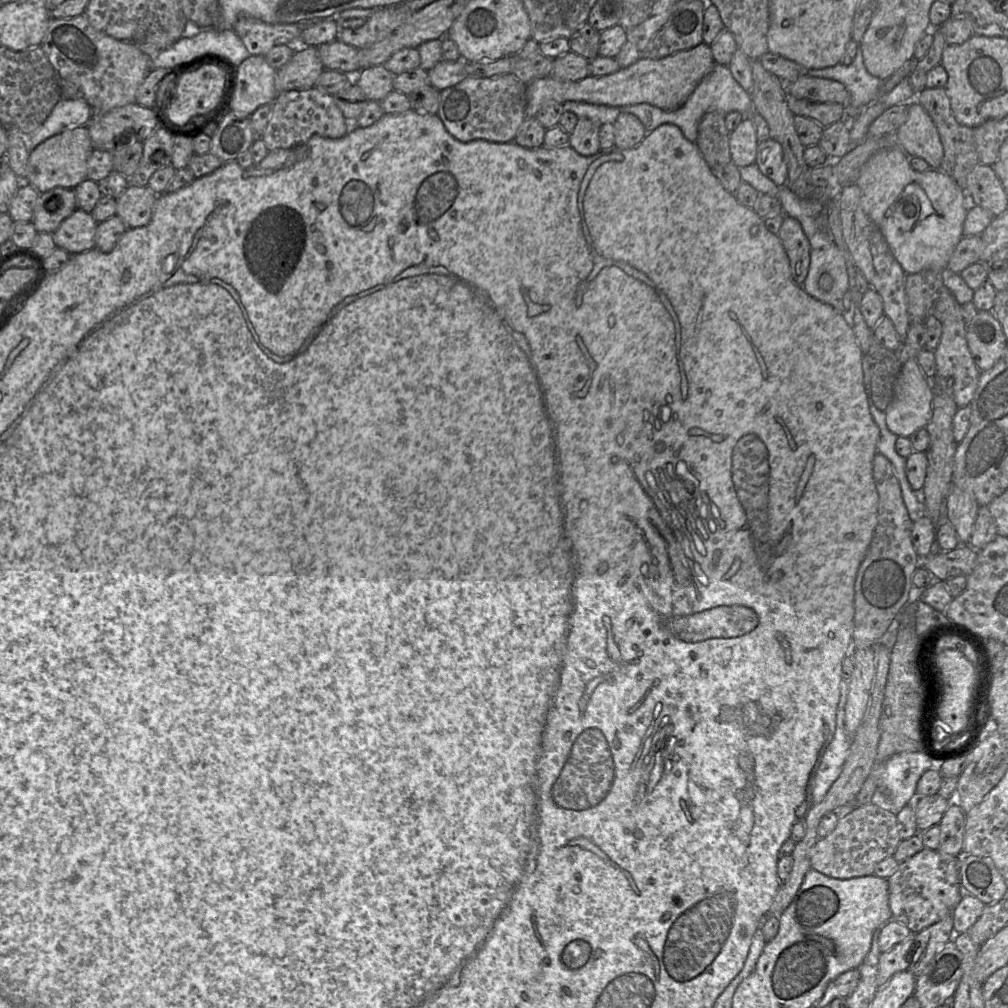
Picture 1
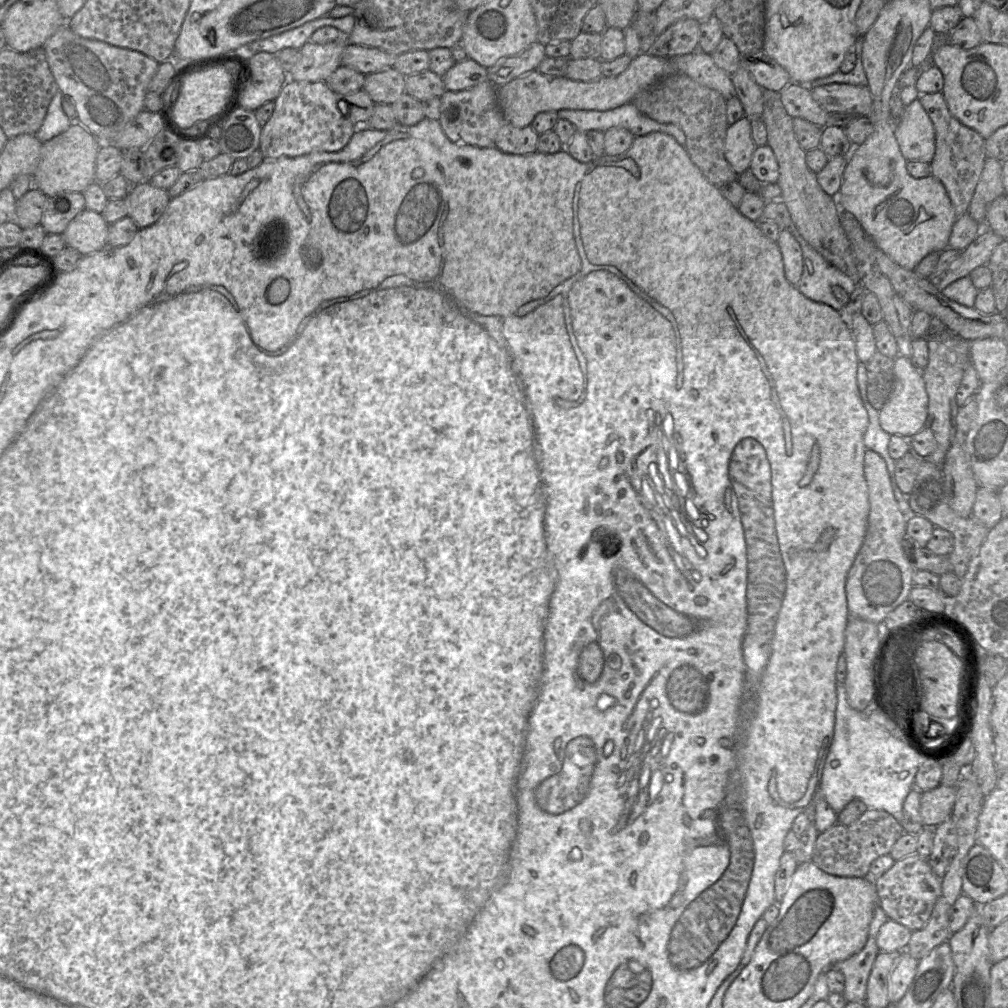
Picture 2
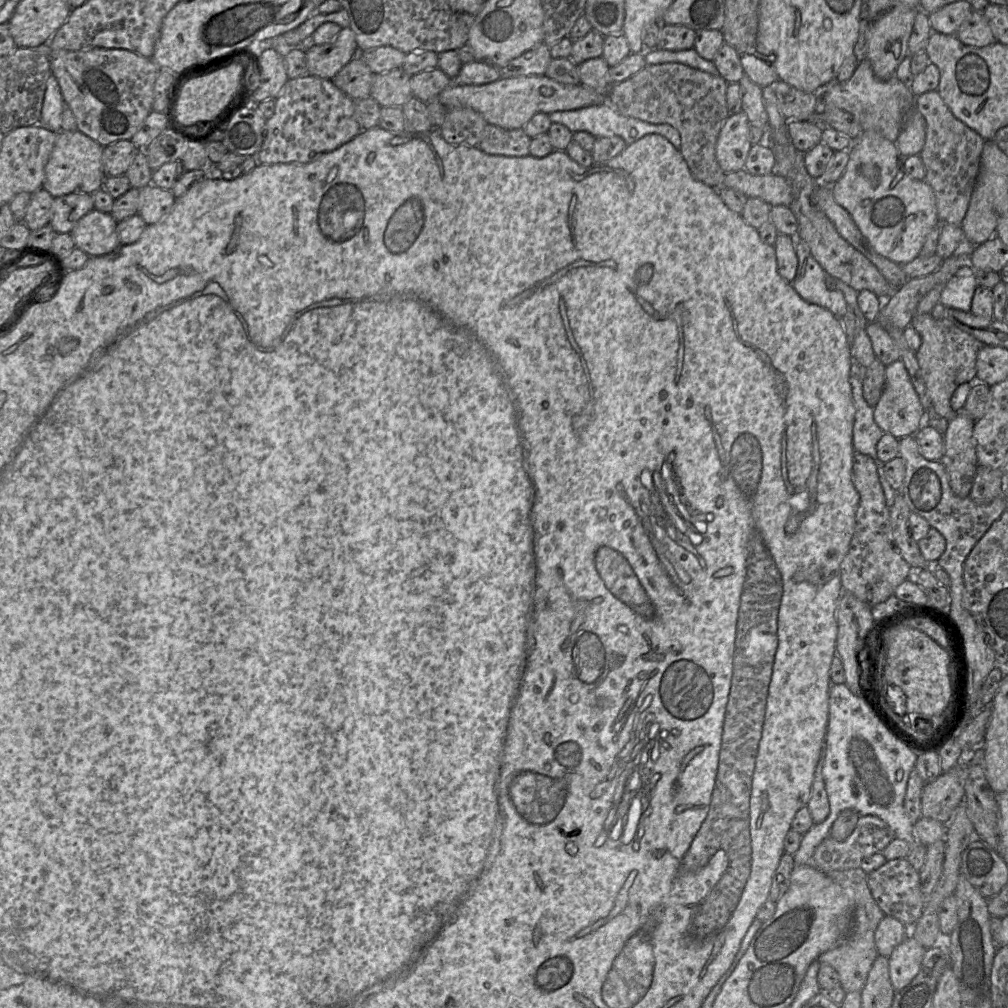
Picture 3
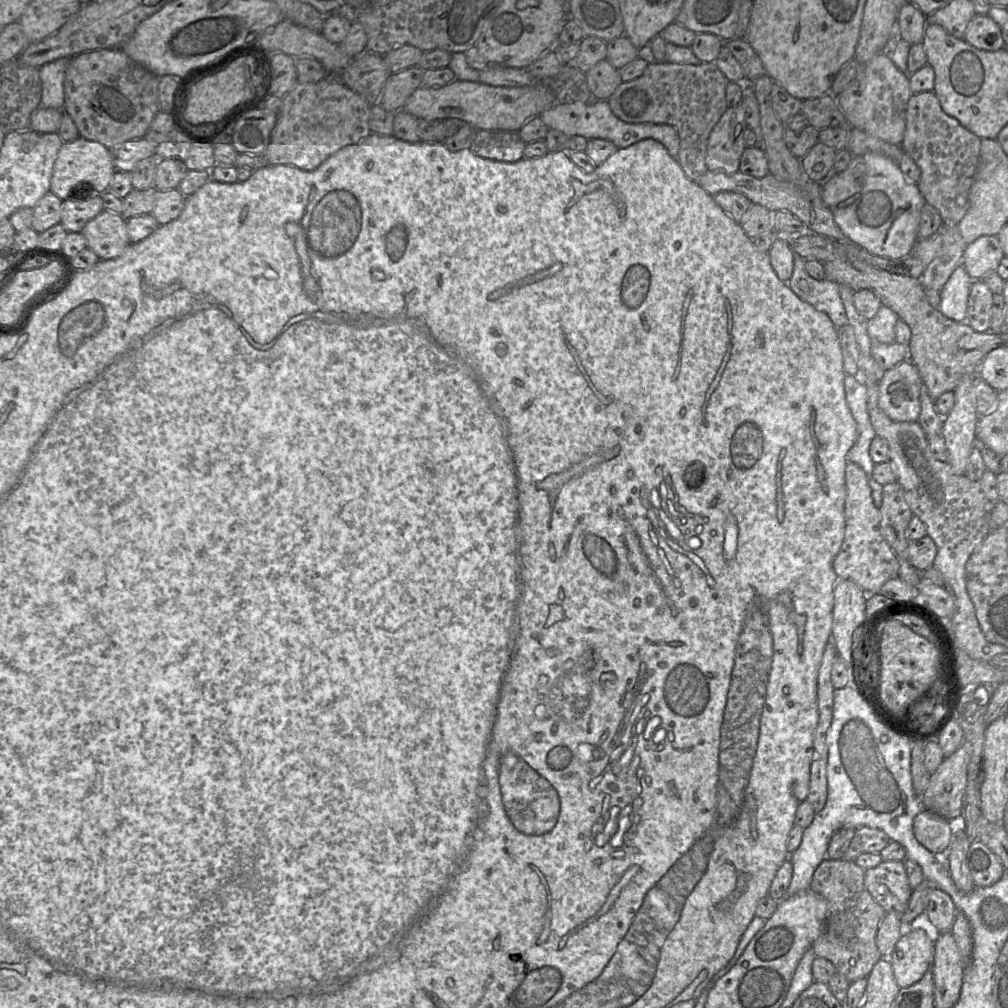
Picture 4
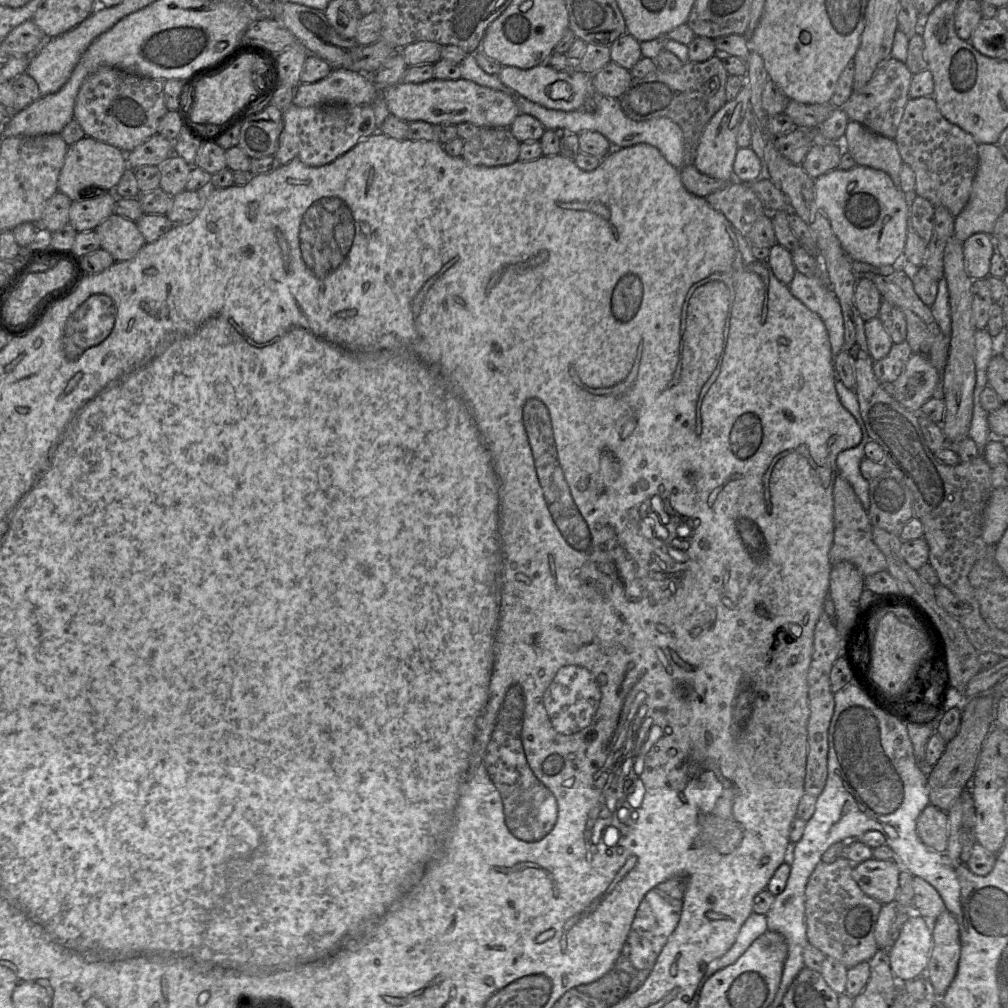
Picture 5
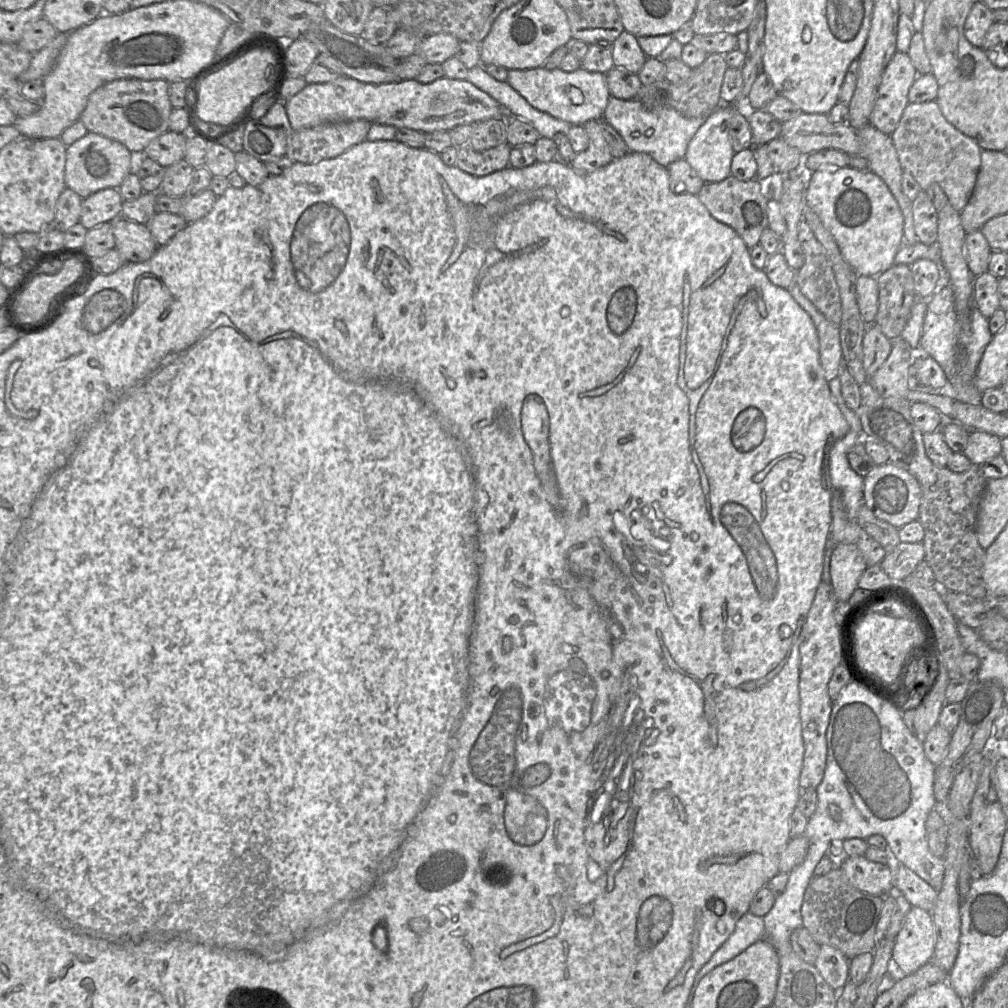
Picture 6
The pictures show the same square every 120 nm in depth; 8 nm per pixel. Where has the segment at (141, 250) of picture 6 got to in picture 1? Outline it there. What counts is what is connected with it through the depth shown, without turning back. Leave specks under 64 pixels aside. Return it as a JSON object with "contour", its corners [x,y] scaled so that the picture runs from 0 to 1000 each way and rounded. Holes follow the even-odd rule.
{"contour":[[[74,207],[52,231],[57,245],[68,252],[76,252],[94,245],[97,220],[90,210]]]}

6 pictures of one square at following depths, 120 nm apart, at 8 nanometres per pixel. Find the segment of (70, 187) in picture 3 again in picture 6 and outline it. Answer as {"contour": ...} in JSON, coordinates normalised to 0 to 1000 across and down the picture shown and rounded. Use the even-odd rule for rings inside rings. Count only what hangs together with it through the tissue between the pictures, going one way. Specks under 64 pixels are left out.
{"contour":[[[87,131],[65,148],[64,183],[81,196],[105,187],[118,187],[124,176],[134,171],[135,155],[123,143]]]}

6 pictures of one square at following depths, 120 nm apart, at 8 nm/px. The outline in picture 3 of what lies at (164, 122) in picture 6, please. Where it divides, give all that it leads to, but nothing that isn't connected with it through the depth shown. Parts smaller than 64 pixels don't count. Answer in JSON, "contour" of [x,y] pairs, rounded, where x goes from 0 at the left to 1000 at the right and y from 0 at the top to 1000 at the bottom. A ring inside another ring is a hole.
{"contour":[[[98,47],[51,51],[49,58],[51,71],[58,80],[63,99],[73,113],[76,129],[102,146],[118,139],[130,139],[151,110],[153,83],[158,70],[153,61],[124,49]]]}

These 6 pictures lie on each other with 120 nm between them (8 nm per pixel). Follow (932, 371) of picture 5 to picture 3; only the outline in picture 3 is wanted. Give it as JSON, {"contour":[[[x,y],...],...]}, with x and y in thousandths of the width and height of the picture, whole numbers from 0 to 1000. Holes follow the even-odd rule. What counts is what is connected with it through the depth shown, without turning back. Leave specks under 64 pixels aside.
{"contour":[[[894,356],[879,363],[878,384],[867,404],[867,418],[877,429],[890,436],[908,432],[917,420],[918,407]]]}

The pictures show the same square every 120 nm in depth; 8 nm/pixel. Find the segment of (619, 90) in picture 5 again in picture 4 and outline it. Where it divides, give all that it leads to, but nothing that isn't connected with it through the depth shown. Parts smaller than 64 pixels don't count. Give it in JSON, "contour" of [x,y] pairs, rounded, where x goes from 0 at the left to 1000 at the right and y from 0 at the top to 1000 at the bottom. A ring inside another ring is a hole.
{"contour":[[[601,58],[591,63],[581,72],[583,87],[588,98],[602,99],[617,81],[614,69]]]}

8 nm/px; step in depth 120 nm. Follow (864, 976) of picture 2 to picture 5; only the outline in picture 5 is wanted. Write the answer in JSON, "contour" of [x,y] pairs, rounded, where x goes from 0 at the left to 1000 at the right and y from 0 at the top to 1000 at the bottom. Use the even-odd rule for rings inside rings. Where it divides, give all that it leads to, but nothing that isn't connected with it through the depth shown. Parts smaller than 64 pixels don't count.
{"contour":[[[833,850],[825,856],[813,856],[805,867],[799,883],[799,911],[801,932],[808,939],[835,955],[840,961],[857,953],[862,953],[871,943],[868,933],[868,921],[875,897],[860,889],[845,871],[847,857],[839,850]]]}

